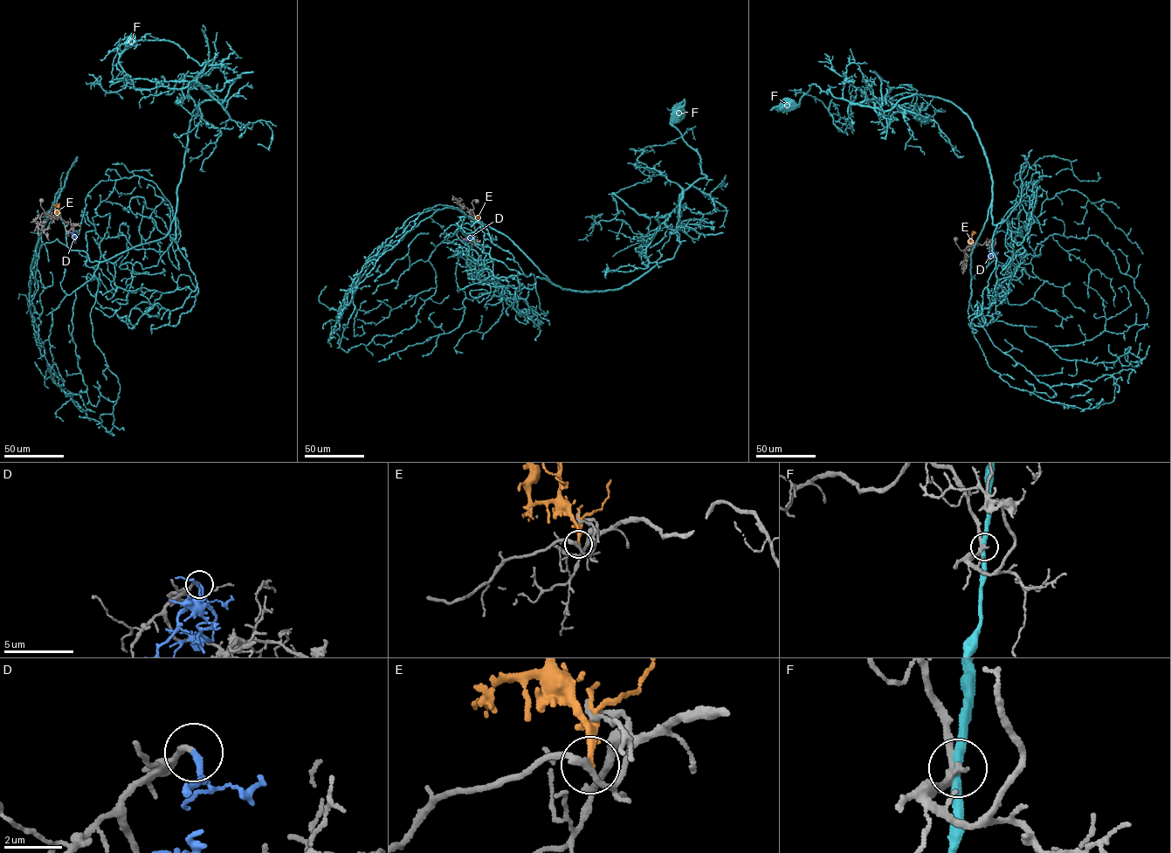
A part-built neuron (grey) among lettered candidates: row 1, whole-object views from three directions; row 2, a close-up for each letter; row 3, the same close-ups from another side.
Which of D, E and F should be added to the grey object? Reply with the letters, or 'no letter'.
D

